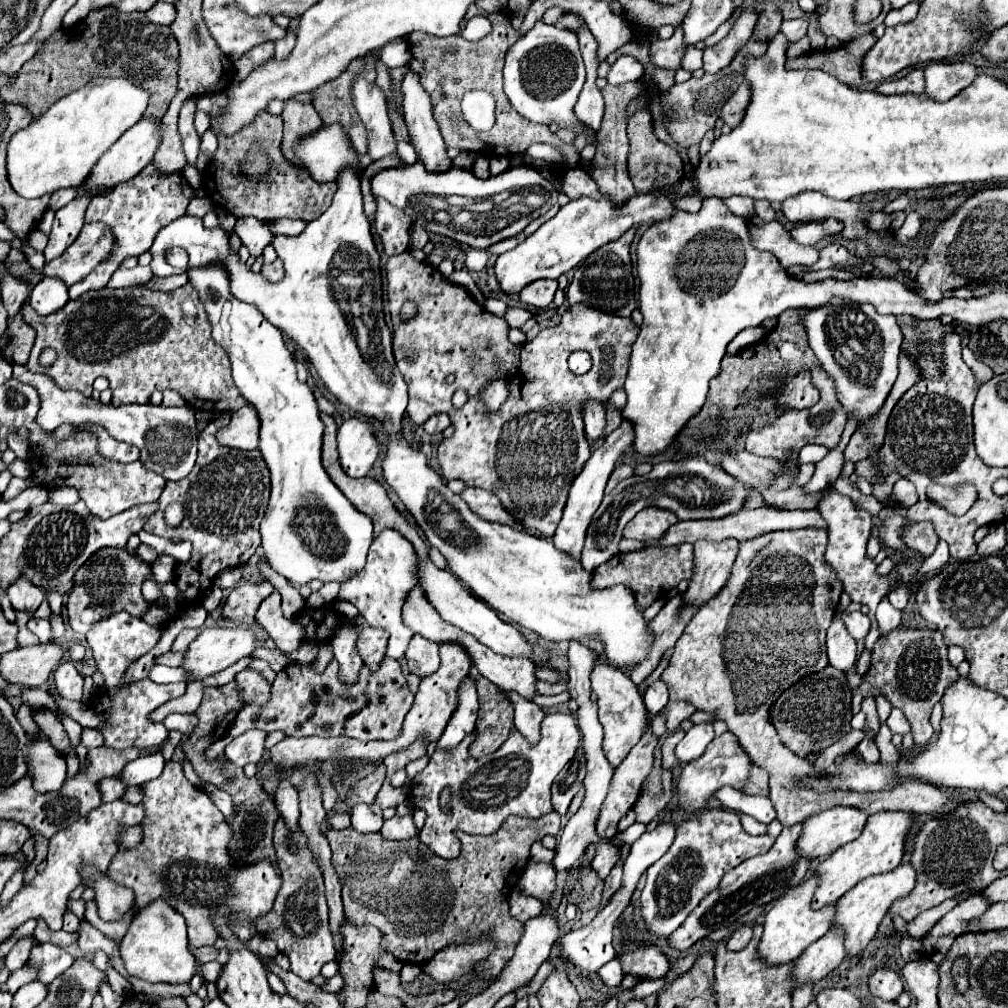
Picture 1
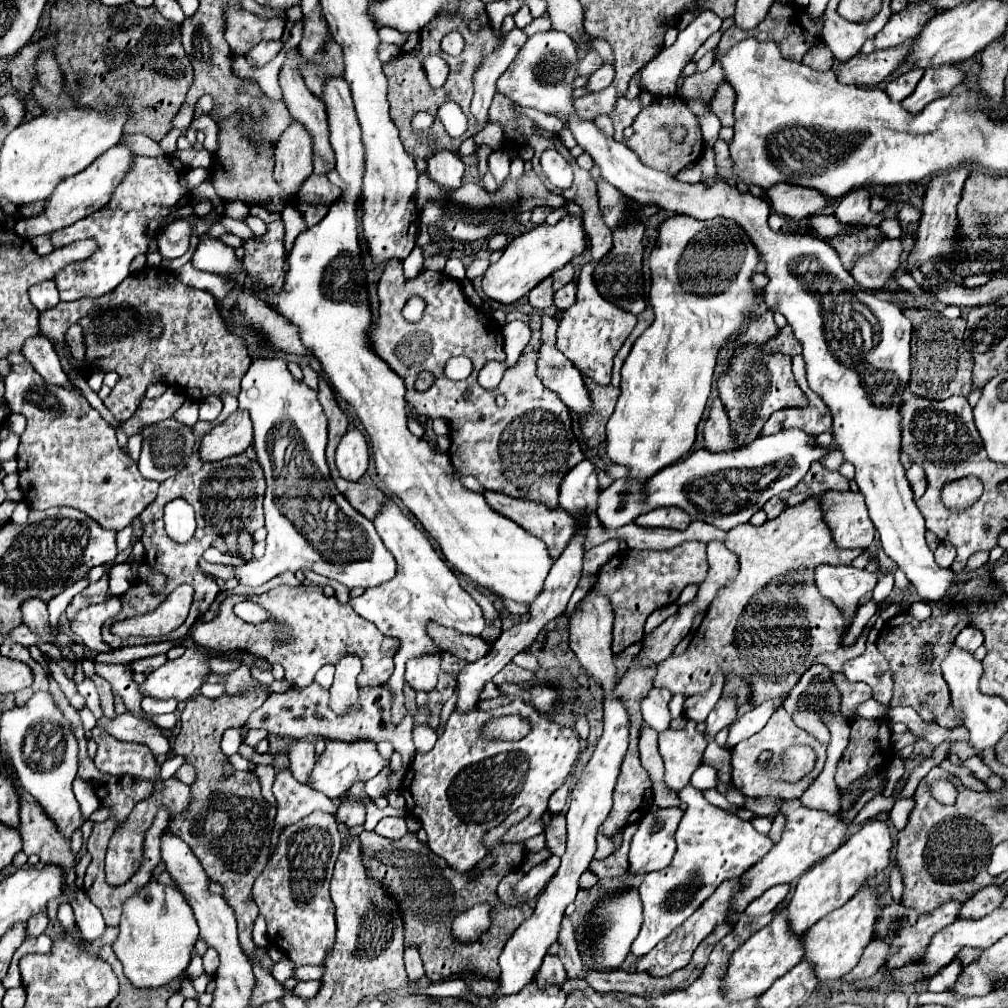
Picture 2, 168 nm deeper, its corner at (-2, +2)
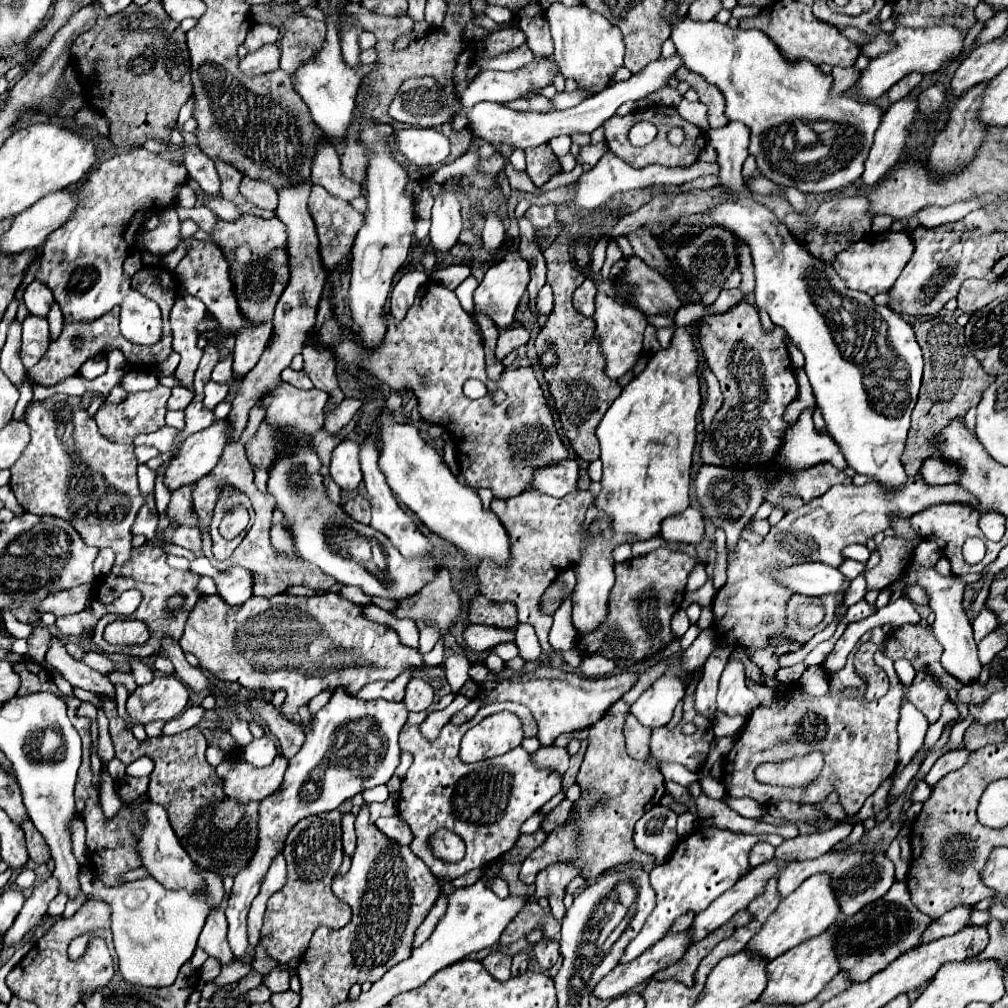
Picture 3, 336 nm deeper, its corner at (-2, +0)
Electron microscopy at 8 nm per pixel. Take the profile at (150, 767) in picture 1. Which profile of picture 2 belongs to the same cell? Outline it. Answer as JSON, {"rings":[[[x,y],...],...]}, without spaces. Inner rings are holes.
{"rings":[[[130,713],[118,715],[114,721],[102,717],[98,721],[98,727],[104,727],[108,733],[112,733],[120,741],[144,743],[146,747],[150,747],[150,751],[154,755],[164,755],[166,749],[170,749],[170,743],[168,743],[168,739],[160,727],[152,725],[146,719],[138,719]]]}

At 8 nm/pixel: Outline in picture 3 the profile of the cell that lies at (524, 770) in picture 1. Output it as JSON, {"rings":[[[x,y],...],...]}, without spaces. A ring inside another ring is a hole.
{"rings":[[[512,701],[484,705],[476,717],[464,725],[444,725],[440,737],[434,741],[424,739],[418,727],[410,727],[400,733],[400,749],[412,753],[414,761],[402,779],[398,811],[414,833],[410,849],[430,867],[434,875],[442,877],[444,881],[462,877],[472,869],[486,869],[492,861],[502,857],[520,837],[522,823],[562,791],[562,775],[558,771],[538,769],[530,753],[522,749],[522,746],[508,751],[502,757],[484,759],[478,763],[464,763],[460,759],[458,751],[462,735],[478,725],[484,717],[504,709],[521,719],[524,738],[536,737],[537,724],[529,709]],[[438,829],[456,831],[462,837],[466,843],[466,855],[462,861],[448,863],[434,855],[430,847],[430,835],[434,835]]]}

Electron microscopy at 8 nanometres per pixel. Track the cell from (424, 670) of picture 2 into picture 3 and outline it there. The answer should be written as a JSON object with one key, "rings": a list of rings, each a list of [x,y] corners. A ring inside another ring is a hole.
{"rings":[[[414,677],[414,679],[410,679],[410,683],[406,687],[404,705],[408,711],[424,711],[432,703],[432,697],[434,697],[434,691],[432,691],[430,683]]]}

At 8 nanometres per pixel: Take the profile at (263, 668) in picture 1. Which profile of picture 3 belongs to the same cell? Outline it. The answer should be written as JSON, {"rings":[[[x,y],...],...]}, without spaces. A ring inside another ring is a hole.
{"rings":[[[104,695],[96,697],[102,701],[106,717],[110,721],[110,735],[116,747],[116,757],[122,763],[132,763],[144,755],[154,761],[156,767],[150,775],[148,787],[150,801],[166,809],[170,825],[192,861],[198,867],[204,867],[206,871],[212,871],[220,877],[236,877],[256,853],[260,803],[240,803],[224,793],[224,779],[220,779],[216,775],[216,767],[206,761],[204,753],[208,743],[198,725],[170,737],[150,737],[146,741],[138,741],[132,731],[126,729],[126,723],[118,717],[116,703]]]}

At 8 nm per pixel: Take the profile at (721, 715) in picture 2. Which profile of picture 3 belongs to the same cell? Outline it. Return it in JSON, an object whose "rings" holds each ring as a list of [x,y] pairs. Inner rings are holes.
{"rings":[[[728,663],[720,677],[718,691],[718,711],[726,715],[744,715],[748,717],[754,707],[758,707],[754,691],[748,689],[742,663]]]}

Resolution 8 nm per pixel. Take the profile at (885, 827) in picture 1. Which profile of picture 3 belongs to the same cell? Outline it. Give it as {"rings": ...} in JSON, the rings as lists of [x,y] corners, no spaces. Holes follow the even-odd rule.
{"rings":[[[826,873],[810,875],[792,895],[780,901],[778,909],[768,917],[768,921],[762,925],[758,935],[754,935],[754,939],[746,947],[756,955],[774,959],[786,953],[788,949],[796,947],[798,943],[822,933],[824,927],[830,927],[838,915],[840,915],[840,903],[832,887],[832,877]]]}

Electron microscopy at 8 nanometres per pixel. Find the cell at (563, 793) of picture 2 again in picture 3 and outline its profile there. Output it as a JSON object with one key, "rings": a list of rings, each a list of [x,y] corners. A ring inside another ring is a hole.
{"rings":[[[541,811],[536,812],[523,823],[522,827],[520,828],[521,835],[531,834],[537,831],[542,826],[544,819],[545,816],[541,813]]]}

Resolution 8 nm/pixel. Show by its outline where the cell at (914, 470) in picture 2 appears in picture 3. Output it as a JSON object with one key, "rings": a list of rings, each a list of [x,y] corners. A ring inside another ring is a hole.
{"rings":[[[928,457],[922,467],[920,467],[920,477],[928,487],[938,487],[938,485],[950,485],[956,481],[954,467],[944,463],[938,457]]]}

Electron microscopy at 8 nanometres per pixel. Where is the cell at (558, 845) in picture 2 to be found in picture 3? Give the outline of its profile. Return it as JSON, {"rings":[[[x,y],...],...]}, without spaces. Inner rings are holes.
{"rings":[[[564,799],[558,807],[554,807],[554,809],[546,815],[546,819],[544,819],[544,823],[542,823],[542,829],[544,829],[546,833],[552,833],[556,827],[560,827],[560,825],[564,825],[564,823],[568,821],[568,817],[572,815],[572,811],[574,811],[574,803],[570,803],[568,799]]]}

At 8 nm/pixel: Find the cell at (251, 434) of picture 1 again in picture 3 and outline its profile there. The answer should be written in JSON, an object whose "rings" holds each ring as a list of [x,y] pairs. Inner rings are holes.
{"rings":[[[218,419],[212,427],[190,435],[182,443],[178,457],[174,457],[166,469],[166,487],[178,489],[208,475],[218,465],[224,447],[230,443],[228,429],[228,419]]]}

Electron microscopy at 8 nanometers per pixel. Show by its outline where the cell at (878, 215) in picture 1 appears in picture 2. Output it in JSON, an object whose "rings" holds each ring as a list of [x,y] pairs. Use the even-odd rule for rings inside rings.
{"rings":[[[906,205],[906,207],[900,211],[900,221],[902,221],[902,223],[916,223],[916,221],[920,219],[920,215],[922,215],[920,209],[916,209],[916,207],[912,207],[912,205]]]}

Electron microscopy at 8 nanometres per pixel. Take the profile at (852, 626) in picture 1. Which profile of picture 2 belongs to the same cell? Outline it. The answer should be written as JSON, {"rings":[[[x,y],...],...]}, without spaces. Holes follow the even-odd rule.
{"rings":[[[818,565],[818,569],[814,569],[814,583],[818,587],[818,591],[832,599],[844,613],[846,619],[852,619],[856,615],[856,609],[858,609],[858,599],[866,593],[866,591],[872,591],[874,585],[876,585],[876,579],[878,575],[876,573],[868,573],[864,569],[854,569],[854,567],[844,567],[844,565]]]}

